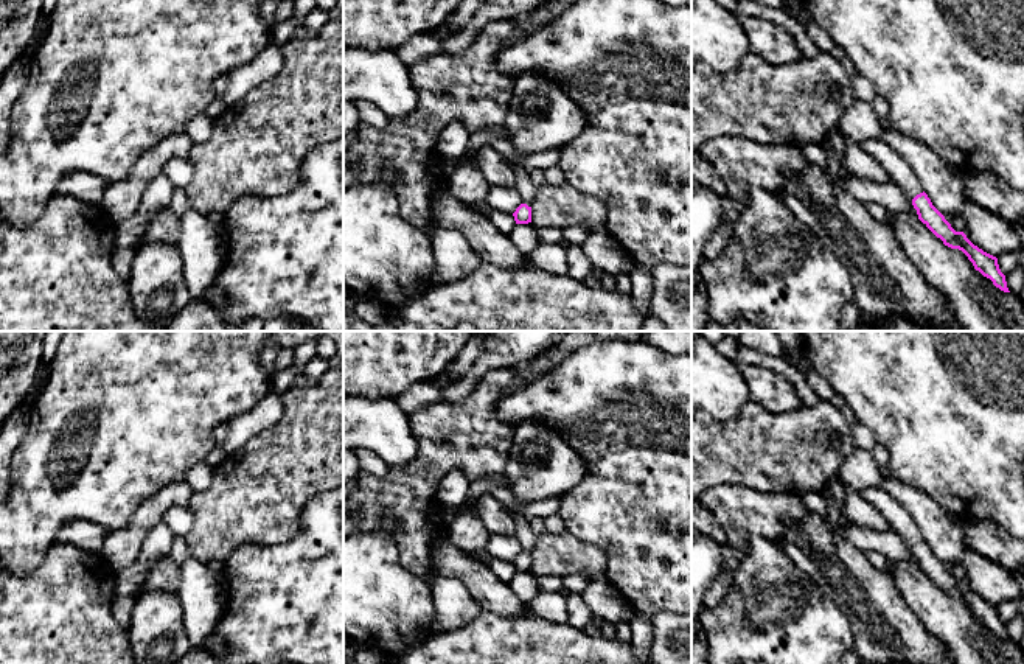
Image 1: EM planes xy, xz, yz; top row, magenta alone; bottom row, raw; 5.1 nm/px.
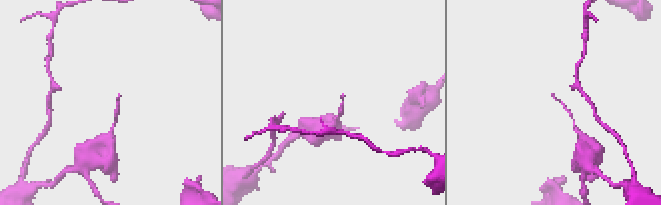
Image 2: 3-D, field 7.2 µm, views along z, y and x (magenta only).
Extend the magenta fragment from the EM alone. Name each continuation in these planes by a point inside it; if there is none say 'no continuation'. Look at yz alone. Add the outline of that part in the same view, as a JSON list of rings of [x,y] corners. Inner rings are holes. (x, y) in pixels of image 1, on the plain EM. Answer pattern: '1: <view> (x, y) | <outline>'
1: yz (898, 520) | [[[886,487],[866,488],[859,495],[883,515],[889,527],[904,540],[911,552],[917,543],[923,541],[912,516],[890,498]]]

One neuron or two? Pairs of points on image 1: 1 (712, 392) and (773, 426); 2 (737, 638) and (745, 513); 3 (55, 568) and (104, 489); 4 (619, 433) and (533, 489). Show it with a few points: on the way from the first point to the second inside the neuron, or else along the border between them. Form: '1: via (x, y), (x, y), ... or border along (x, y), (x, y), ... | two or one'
1: border along (749, 400), (732, 419), (715, 420), (707, 414) | two
2: border along (774, 540), (752, 537), (743, 554) | two
3: border along (55, 541), (33, 573) | two
4: border along (557, 431), (585, 462), (585, 476), (569, 492) | two

